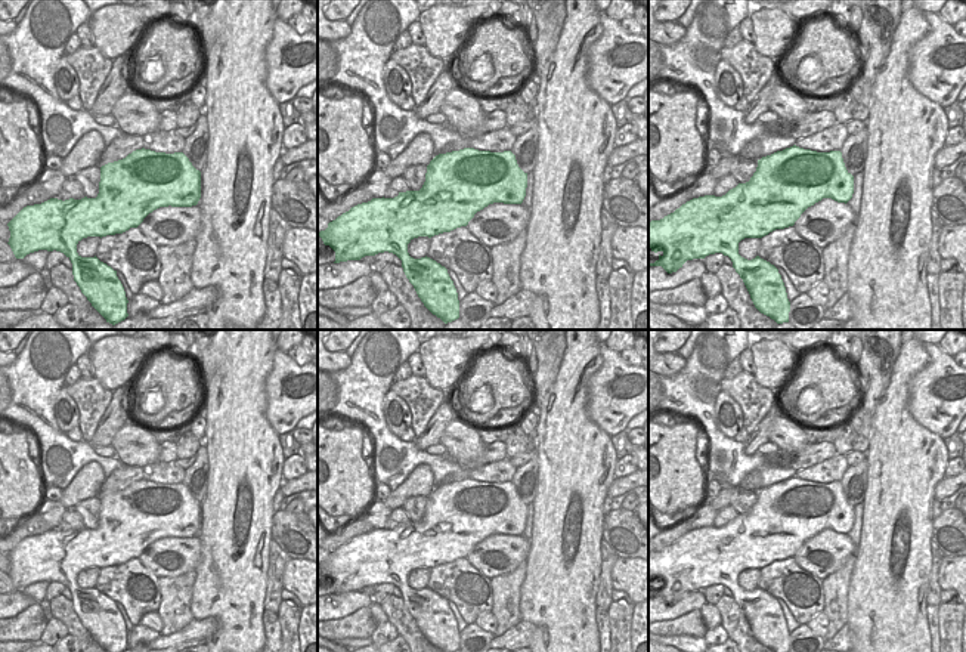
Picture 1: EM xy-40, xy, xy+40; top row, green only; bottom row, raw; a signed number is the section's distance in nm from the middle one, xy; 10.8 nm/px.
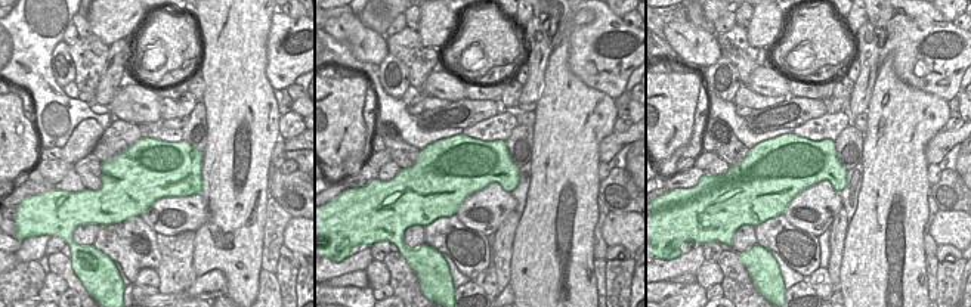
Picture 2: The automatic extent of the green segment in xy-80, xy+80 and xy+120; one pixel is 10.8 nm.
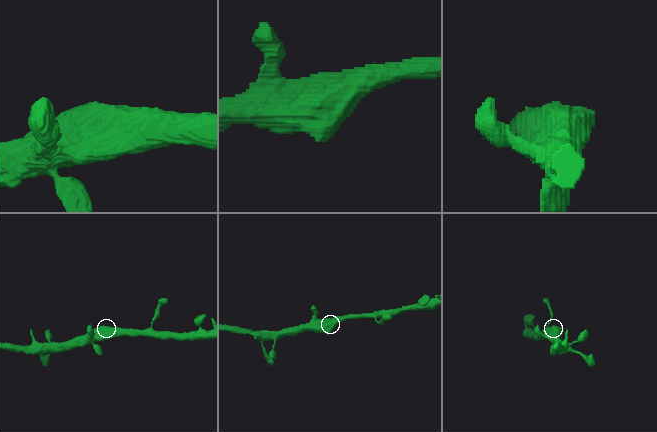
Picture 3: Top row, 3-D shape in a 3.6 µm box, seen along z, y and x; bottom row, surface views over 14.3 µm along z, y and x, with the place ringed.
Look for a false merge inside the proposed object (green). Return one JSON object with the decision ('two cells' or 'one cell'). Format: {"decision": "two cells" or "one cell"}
{"decision": "one cell"}

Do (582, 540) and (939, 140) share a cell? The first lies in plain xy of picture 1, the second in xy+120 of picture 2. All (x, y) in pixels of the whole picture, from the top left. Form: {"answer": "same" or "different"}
{"answer": "different"}

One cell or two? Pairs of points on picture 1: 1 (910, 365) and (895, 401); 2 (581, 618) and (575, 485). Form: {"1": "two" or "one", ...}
{"1": "one", "2": "one"}

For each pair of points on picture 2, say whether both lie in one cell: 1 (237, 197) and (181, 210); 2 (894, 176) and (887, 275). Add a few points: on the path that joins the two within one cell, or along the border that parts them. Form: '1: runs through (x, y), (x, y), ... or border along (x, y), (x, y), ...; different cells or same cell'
1: border along (201, 194), (207, 205), (207, 220), (195, 232); different cells
2: runs through (893, 201), (886, 217), (884, 250); same cell

